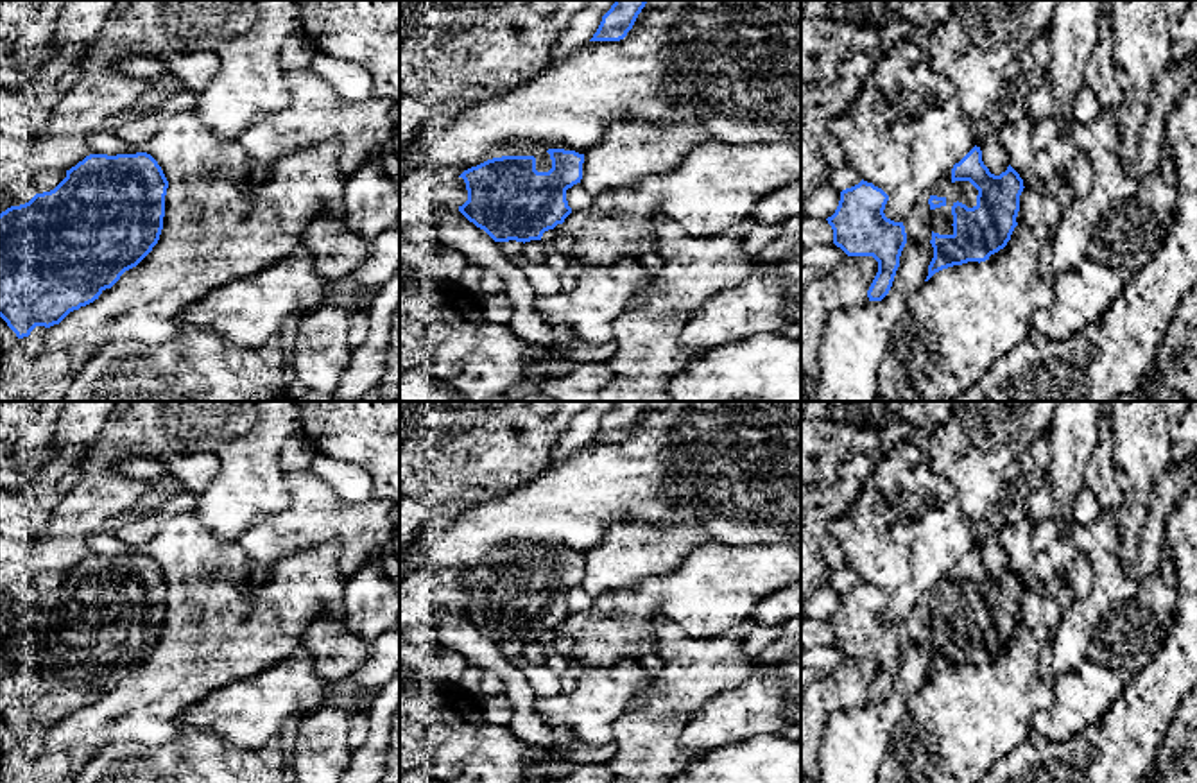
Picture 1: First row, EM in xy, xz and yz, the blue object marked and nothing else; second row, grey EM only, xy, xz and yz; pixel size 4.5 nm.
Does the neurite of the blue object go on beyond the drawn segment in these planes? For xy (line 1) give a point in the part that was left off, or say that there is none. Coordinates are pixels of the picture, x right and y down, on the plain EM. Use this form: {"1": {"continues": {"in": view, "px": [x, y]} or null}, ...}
{"1": {"continues": null}}

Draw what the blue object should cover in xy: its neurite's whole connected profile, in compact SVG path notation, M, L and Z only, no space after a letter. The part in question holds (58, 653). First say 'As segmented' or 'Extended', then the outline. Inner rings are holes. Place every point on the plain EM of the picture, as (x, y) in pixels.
As segmented. M147 554L90 555L50 593L0 615L0 718L18 740L99 701L158 645L168 582Z

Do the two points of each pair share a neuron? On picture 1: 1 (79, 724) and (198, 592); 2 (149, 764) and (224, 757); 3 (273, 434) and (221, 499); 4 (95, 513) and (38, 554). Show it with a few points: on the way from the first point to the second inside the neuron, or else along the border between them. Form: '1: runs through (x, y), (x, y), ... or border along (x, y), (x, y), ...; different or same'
1: runs through (119, 710), (187, 642), (187, 631); same
2: runs through (167, 764), (206, 762); same
3: runs through (258, 450), (249, 470), (237, 482); same
4: runs through (81, 518), (52, 547); same

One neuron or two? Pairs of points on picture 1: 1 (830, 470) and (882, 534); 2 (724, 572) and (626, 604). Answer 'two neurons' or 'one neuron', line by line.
1: two neurons
2: one neuron

